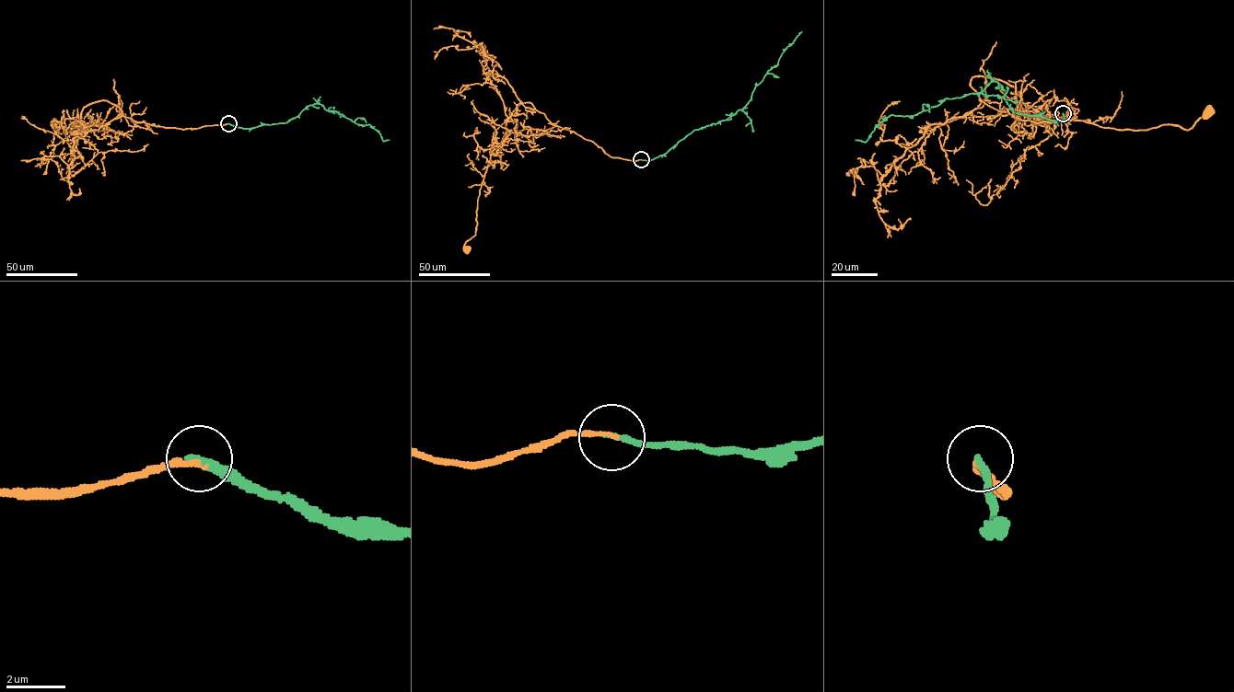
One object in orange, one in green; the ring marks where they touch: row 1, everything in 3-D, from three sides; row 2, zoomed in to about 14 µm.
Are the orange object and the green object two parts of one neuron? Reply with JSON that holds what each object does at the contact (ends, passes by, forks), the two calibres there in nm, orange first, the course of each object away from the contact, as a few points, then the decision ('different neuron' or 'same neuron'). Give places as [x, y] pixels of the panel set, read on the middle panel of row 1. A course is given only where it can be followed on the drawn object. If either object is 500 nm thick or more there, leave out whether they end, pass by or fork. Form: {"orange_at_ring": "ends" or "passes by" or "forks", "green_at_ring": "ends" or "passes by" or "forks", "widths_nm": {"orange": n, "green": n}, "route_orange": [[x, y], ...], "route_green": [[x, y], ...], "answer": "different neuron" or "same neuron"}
{"orange_at_ring": "ends", "green_at_ring": "ends", "widths_nm": {"orange": 200, "green": 200}, "route_orange": [[641, 159], [610, 156], [521, 103], [494, 132], [475, 234], [466, 249]], "route_green": [[641, 159], [663, 155], [694, 130], [726, 120], [742, 109], [755, 87], [802, 31]], "answer": "same neuron"}

